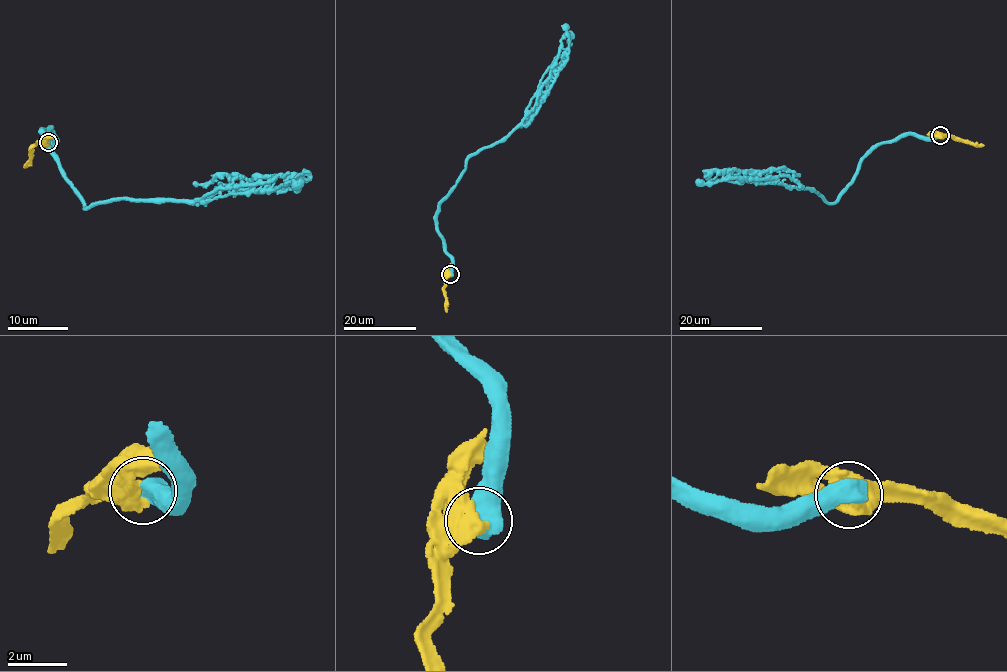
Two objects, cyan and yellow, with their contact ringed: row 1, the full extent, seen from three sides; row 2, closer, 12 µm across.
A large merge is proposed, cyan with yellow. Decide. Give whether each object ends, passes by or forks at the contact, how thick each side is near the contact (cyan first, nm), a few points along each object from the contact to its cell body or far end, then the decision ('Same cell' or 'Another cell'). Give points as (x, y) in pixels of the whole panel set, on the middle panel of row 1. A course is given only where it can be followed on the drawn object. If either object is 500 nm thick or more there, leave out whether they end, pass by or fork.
Thickness 800 nm (cyan) against 800 nm. Course of cyan: (450, 274), (439, 205), (466, 160), (498, 143), (532, 109), (540, 87), (567, 58), (565, 24). Course of yellow: (449, 274), (444, 289), (447, 312). Another cell

